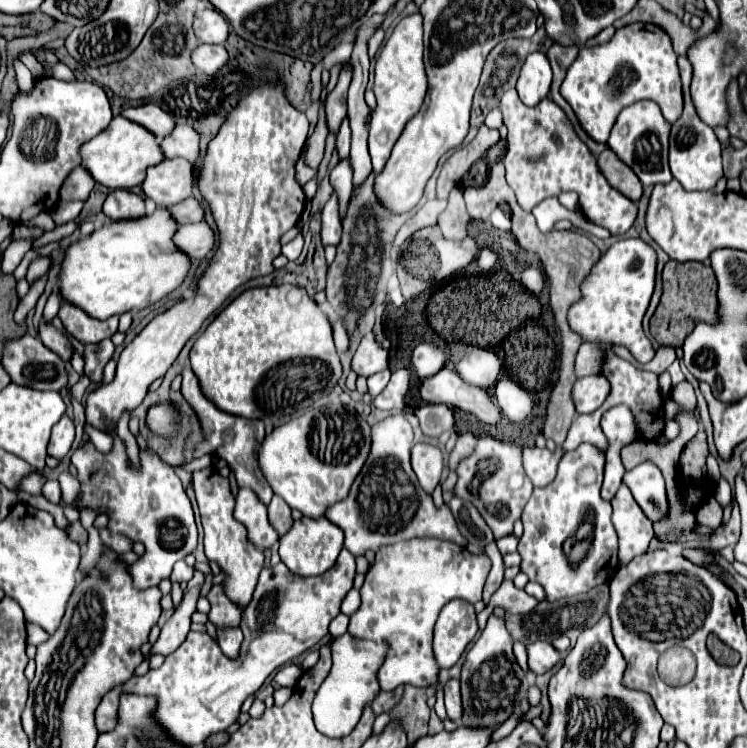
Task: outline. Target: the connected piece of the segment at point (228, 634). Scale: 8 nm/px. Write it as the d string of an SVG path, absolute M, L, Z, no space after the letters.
M235 627L235 629L227 629L227 631L217 631L217 635L219 635L219 647L221 647L221 651L229 659L237 659L239 647L241 647L241 641L243 641L241 629Z

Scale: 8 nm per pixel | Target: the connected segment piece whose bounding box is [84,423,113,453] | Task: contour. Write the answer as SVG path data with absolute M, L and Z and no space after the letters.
M86 423L84 424L84 431L90 437L97 450L103 453L111 451L113 436L110 433L95 429Z

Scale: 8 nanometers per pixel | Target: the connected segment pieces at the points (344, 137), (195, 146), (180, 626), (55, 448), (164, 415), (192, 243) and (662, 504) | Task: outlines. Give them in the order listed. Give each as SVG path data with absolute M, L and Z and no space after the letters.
M347 119L341 123L341 129L337 133L337 153L339 153L339 161L349 157L349 143L351 143L351 131L347 125Z
M177 123L171 135L161 139L159 143L163 157L183 157L187 161L195 161L199 157L199 133L187 123Z
M199 587L191 589L189 593L185 593L185 597L183 597L181 605L175 609L173 617L161 627L161 635L153 643L153 647L145 655L145 659L151 657L151 655L157 655L157 653L159 655L169 655L169 653L173 653L185 641L185 637L189 633L189 623L191 623L189 619L191 619L193 611L195 611L197 597L199 597Z
M63 415L61 421L53 427L47 453L55 459L63 459L69 453L69 449L73 445L73 439L75 439L75 425L67 415Z
M155 405L147 413L147 425L157 435L173 435L175 419L177 419L177 409L173 405Z
M191 223L191 225L181 225L179 231L175 231L173 243L191 261L201 261L213 251L215 235L207 223Z
M653 463L633 467L625 473L623 483L631 489L635 501L651 521L657 521L667 513L665 481L661 471Z

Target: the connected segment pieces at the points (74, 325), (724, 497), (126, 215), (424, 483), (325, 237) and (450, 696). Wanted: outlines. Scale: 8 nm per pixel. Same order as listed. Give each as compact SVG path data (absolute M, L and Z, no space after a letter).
M61 305L59 319L65 327L65 333L75 337L83 345L91 345L91 343L109 339L117 331L117 323L119 323L117 315L113 315L111 319L99 321L99 319L91 319L89 315L85 315L81 309L73 305Z
M720 478L714 493L715 499L723 507L731 501L731 485L727 483L727 479Z
M115 189L115 191L111 191L107 195L107 199L105 199L103 213L111 221L119 221L119 219L139 219L139 217L147 215L143 197L127 191L127 189Z
M417 443L411 449L411 465L413 465L413 471L415 471L423 491L427 491L431 495L441 479L443 453L433 445Z
M333 195L321 211L321 243L323 247L327 245L337 247L339 239L341 239L341 223L337 215L337 195Z
M451 679L445 685L445 709L447 709L447 717L455 723L459 723L459 719L463 717L463 705L461 705L461 693L459 693L459 681Z

